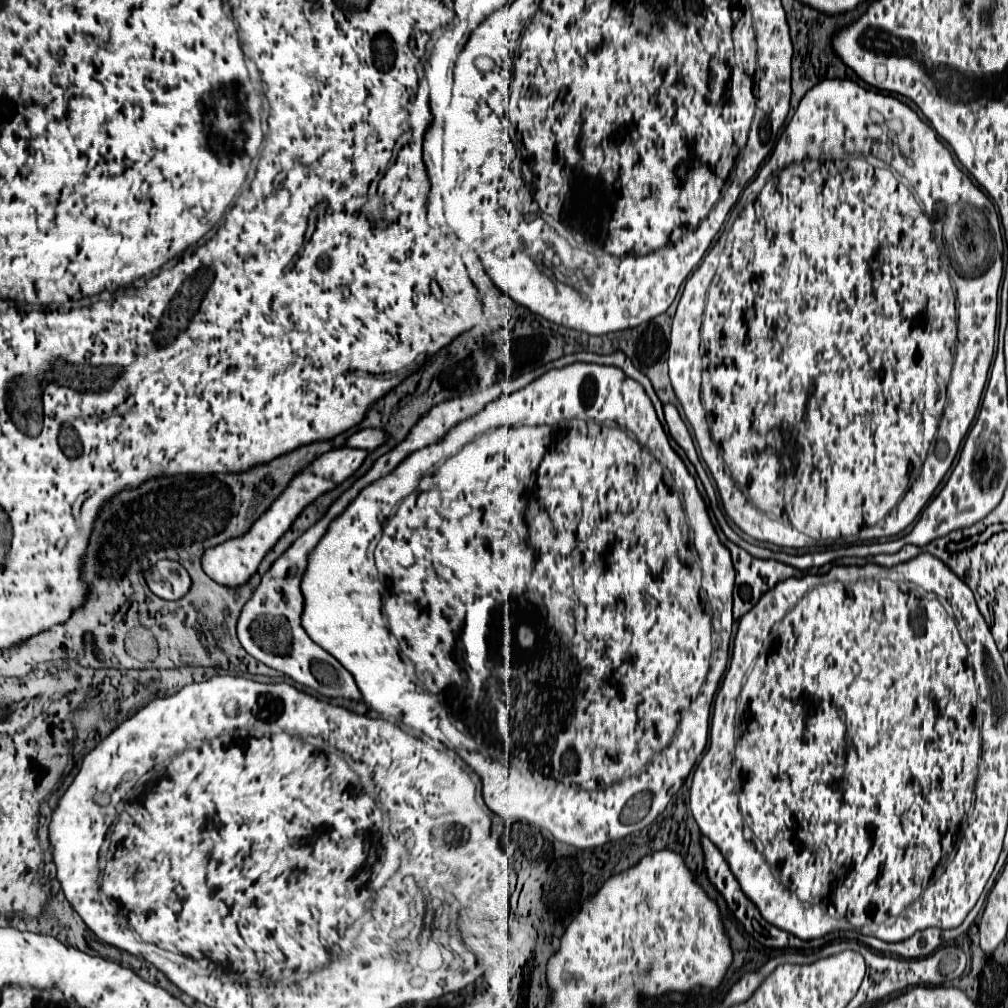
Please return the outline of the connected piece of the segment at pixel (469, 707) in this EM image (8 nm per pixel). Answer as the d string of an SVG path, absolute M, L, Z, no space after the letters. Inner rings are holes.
M575 362L563 368L553 368L543 376L535 378L535 382L527 384L523 390L517 390L515 394L505 394L489 402L479 414L473 414L471 418L459 422L459 426L453 426L439 442L411 452L409 458L405 458L393 472L365 486L357 494L357 498L351 500L351 504L343 510L343 514L339 514L335 522L331 522L327 534L319 540L319 546L311 550L311 558L307 558L307 570L303 572L303 582L301 582L301 590L303 590L301 626L315 644L319 644L331 656L335 656L353 674L365 702L371 708L379 710L383 716L393 720L395 720L395 648L399 646L399 654L403 654L403 658L407 658L413 664L415 678L419 678L419 686L423 686L423 690L439 698L439 702L447 710L447 716L453 718L453 722L465 734L481 742L479 754L527 778L527 782L523 782L523 786L519 786L515 794L511 794L511 790L503 790L503 786L499 786L499 778L481 778L485 804L505 820L509 818L527 820L531 824L549 830L557 840L585 850L585 848L603 846L611 840L625 838L627 834L633 834L635 830L649 826L665 810L669 800L677 794L677 790L683 786L693 766L703 756L708 743L715 692L729 664L729 644L733 630L733 612L731 612L733 586L735 586L735 570L731 566L731 554L721 544L709 520L709 512L697 490L695 478L687 472L683 460L669 446L669 438L663 430L663 424L659 422L657 412L651 400L647 398L643 386L639 386L639 382L627 378L623 370L615 370L613 366ZM381 530L383 533L374 551L375 564L369 566L367 549ZM711 624L715 638L715 654L713 654ZM519 650L535 650L535 662L533 662L533 652L531 656L527 654L523 656L523 652ZM531 774L537 776L543 774L545 778L541 776L541 780L539 778L531 780ZM623 806L627 816L631 814L635 818L643 818L645 814L647 816L641 822L625 824L621 822Z

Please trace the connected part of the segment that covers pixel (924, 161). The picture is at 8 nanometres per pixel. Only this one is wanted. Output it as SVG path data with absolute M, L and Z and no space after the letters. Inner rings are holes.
M839 78L823 80L803 96L797 112L793 114L791 122L785 126L773 150L771 160L766 160L753 182L745 187L732 208L730 217L725 222L723 234L716 242L715 248L709 252L709 254L715 254L715 264L719 262L717 268L713 264L713 258L709 260L709 254L707 254L699 270L693 273L691 280L687 280L687 286L683 290L683 296L679 300L679 306L673 318L673 328L671 328L667 349L669 378L677 400L681 402L685 416L692 426L701 457L707 464L706 467L713 480L715 478L714 481L717 482L727 516L751 538L761 542L773 542L777 546L805 548L805 546L815 546L815 544L837 540L837 538L843 538L843 545L848 545L857 540L881 540L897 536L925 508L931 494L935 492L935 488L939 486L939 482L951 468L955 454L961 446L961 440L965 438L977 414L979 400L983 396L983 388L987 382L987 372L989 372L987 352L989 350L995 352L993 348L995 330L987 336L985 336L985 330L991 330L991 322L997 320L999 284L1003 276L1001 258L995 258L995 262L991 264L991 270L987 270L983 278L962 277L951 266L943 242L938 242L943 241L943 220L930 217L925 214L925 210L928 212L927 208L943 208L942 205L937 204L950 206L949 204L955 204L959 200L983 210L983 214L987 214L987 220L991 220L991 224L999 224L997 222L999 214L991 204L991 200L969 180L967 174L963 174L961 169L957 168L957 164L951 158L951 152L937 138L937 132L929 124L925 124L915 110L911 110L907 104L903 104L895 96L881 94L877 90L867 90L853 80L839 80ZM871 110L877 110L885 120L897 118L903 122L903 136L907 138L911 146L907 156L903 156L898 150L894 156L877 156L879 147L873 147L870 144L871 139L867 137L867 126L871 124L871 118L869 118ZM949 376L951 376L951 386L947 386ZM945 388L947 388L947 410L943 410ZM767 512L773 512L775 518L771 518Z

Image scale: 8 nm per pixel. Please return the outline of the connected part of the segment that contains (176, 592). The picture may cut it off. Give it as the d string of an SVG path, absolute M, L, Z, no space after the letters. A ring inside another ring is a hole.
M159 560L155 566L145 570L147 588L163 598L163 600L177 600L187 594L191 586L191 578L187 570L175 560Z

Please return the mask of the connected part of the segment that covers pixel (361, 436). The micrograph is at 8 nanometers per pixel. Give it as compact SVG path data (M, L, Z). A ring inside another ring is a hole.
M375 428L375 430L359 430L347 438L349 448L363 448L363 450L373 450L385 442L385 434Z

